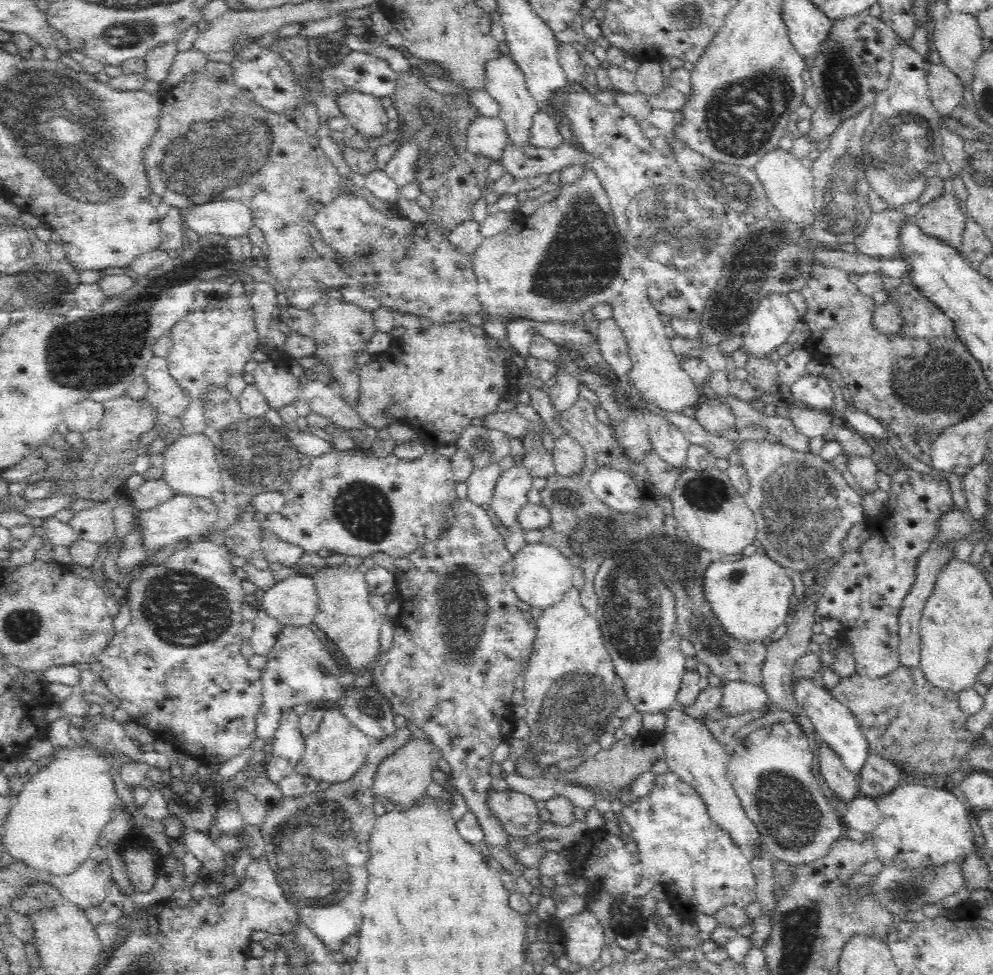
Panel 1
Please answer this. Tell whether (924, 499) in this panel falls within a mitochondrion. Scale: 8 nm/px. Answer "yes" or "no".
no

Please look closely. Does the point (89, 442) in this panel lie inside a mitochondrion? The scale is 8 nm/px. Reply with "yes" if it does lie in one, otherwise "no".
no

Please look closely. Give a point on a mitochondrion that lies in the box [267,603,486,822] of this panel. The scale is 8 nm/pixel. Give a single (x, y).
(369, 706)

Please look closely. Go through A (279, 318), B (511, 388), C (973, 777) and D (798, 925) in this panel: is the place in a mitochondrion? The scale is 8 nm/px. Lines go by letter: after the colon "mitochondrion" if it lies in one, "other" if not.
A: other
B: other
C: other
D: mitochondrion

